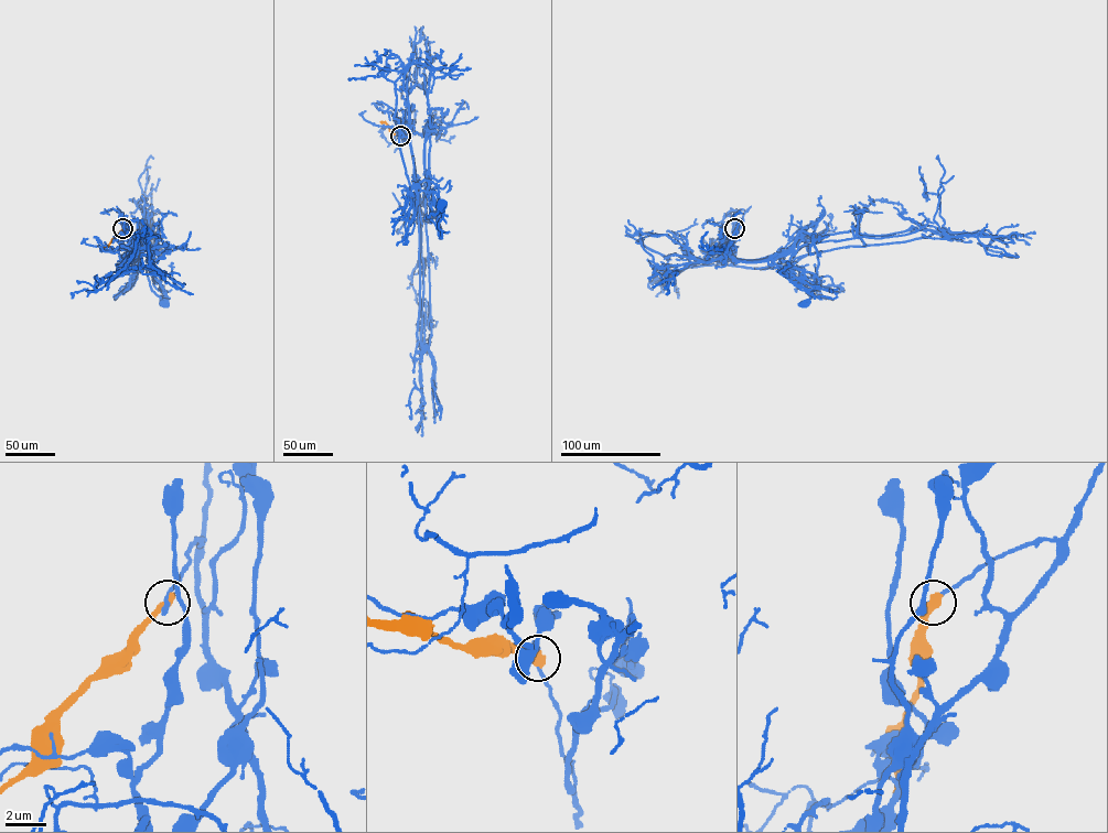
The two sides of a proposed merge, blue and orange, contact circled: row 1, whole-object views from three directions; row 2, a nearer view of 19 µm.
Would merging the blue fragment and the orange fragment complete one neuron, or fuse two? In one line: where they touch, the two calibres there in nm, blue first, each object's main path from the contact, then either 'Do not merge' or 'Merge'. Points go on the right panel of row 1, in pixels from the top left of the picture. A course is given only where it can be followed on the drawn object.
Place: (734, 228). Thickness 280 nm (blue) against 440 nm. Course of blue: (734, 228), (741, 226), (724, 252), (744, 260), (784, 252), (802, 230), (810, 235), (816, 288), (803, 303). Course of orange: (734, 228), (733, 238), (720, 248). Do not merge

